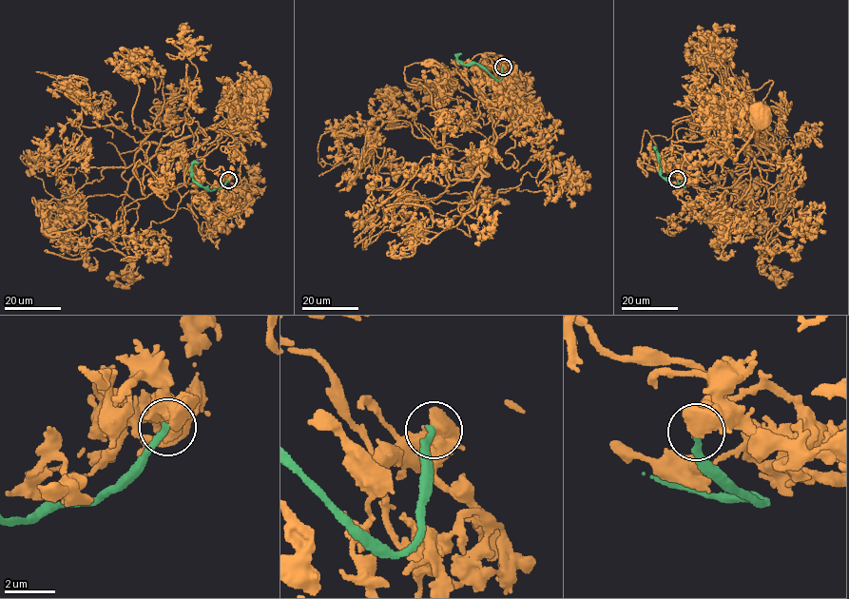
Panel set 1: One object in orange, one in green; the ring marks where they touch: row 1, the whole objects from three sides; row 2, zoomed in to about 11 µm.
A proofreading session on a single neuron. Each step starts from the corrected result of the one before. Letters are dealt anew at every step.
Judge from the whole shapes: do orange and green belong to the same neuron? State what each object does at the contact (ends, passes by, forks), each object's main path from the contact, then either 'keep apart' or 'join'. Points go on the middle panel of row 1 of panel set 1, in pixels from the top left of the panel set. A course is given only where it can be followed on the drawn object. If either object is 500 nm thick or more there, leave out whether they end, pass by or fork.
course orange (503, 67), (472, 59), (480, 113), (446, 133), (447, 176), (472, 178), (495, 139), (532, 111); course green (503, 67), (502, 76), (497, 81), (476, 64), (459, 61), (457, 56), (461, 53); keep apart

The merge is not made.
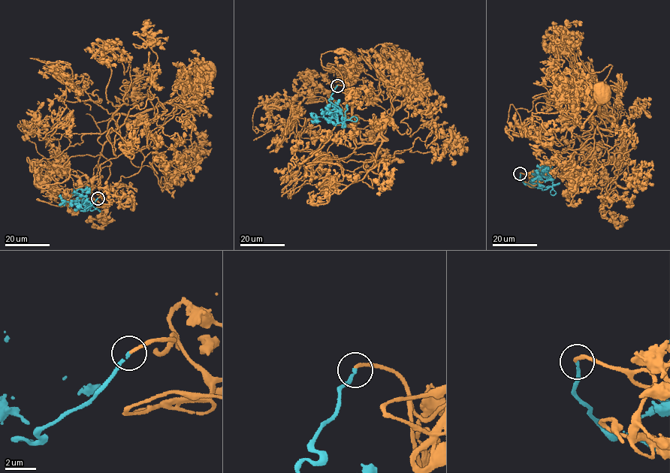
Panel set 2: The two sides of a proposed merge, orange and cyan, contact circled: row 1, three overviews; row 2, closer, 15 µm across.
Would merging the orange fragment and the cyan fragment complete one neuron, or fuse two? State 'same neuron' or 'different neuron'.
same neuron

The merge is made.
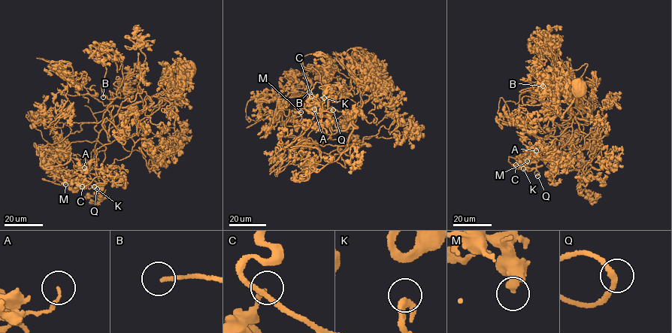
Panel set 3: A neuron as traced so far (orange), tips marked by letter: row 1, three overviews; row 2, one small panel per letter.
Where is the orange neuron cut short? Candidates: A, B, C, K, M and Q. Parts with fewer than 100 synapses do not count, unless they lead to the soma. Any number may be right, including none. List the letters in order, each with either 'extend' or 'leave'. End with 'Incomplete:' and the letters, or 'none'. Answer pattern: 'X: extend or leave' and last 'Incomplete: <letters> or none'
A: leave
B: extend
C: leave
K: leave
M: leave
Q: leave
Incomplete: B

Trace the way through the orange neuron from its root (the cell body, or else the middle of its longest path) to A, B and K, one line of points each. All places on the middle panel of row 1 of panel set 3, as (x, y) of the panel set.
A: (386, 86), (349, 115), (323, 110), (316, 82), (309, 95), (319, 103), (314, 109)
B: (386, 86), (362, 103), (342, 130), (331, 130), (330, 109), (320, 106), (309, 92)
K: (386, 86), (378, 86), (349, 115), (323, 110), (322, 84), (316, 82), (309, 95), (322, 109), (324, 98)

